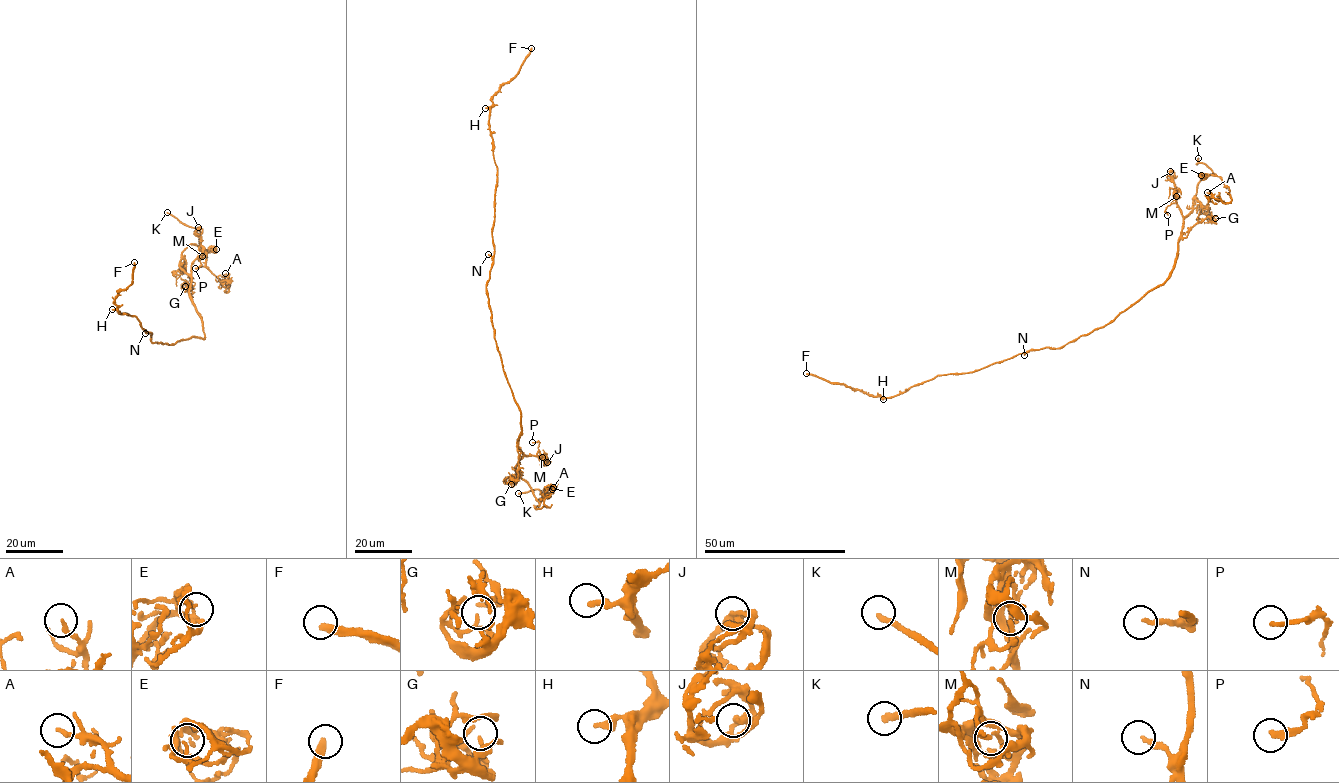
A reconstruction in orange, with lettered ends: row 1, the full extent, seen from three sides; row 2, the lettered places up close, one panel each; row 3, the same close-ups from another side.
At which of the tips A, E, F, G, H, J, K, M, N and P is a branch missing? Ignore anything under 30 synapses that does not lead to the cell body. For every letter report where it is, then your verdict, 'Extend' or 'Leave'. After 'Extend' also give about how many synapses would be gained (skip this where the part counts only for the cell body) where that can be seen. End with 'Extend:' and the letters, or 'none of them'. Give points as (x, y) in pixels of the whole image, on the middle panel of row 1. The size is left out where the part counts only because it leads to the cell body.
A: Place: (553, 487). Leave
E: Place: (552, 489). Leave
F: Place: (531, 48). Extend. Roughly 550 synapses
G: Place: (511, 484). Leave
H: Place: (485, 108). Leave
J: Place: (547, 462). Leave
K: Place: (518, 493). Extend
M: Place: (542, 457). Leave
N: Place: (488, 254). Leave
P: Place: (532, 442). Leave
Extend: F, K

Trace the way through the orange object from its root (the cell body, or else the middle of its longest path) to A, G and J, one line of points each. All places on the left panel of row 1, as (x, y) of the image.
A: (169, 344), (205, 337), (191, 276), (180, 266), (184, 248), (202, 249), (207, 268), (227, 292), (225, 273)
G: (169, 344), (192, 337), (205, 337), (201, 317), (189, 295), (191, 285), (184, 291), (185, 286)
J: (169, 344), (192, 337), (205, 337), (202, 319), (190, 293), (191, 265), (197, 256), (202, 231), (198, 227)

